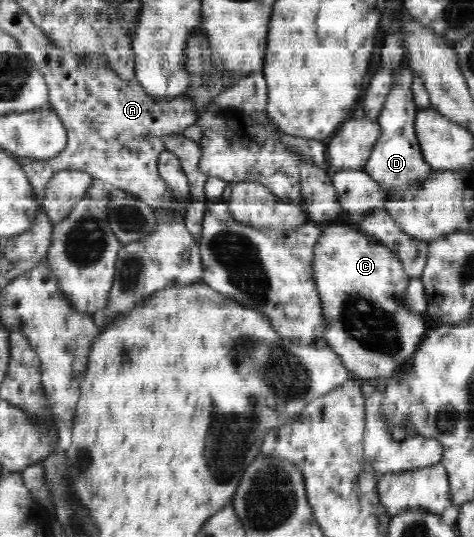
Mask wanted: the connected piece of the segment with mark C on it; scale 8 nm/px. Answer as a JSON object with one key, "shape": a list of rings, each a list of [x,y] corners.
{"shape":[[[355,226],[322,227],[312,274],[324,312],[324,341],[343,361],[350,377],[388,379],[407,367],[430,330],[427,317],[411,311],[404,293],[411,277],[398,256]]]}

